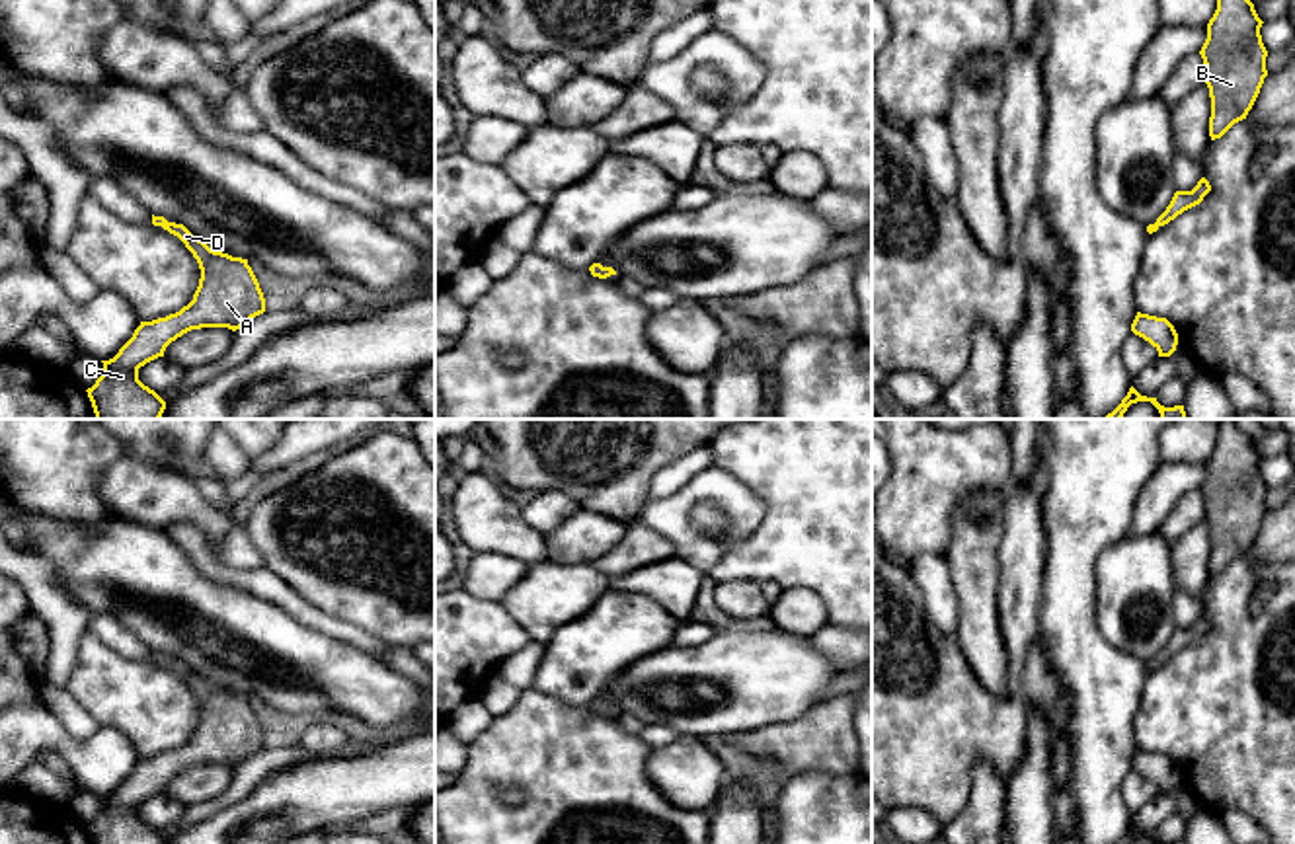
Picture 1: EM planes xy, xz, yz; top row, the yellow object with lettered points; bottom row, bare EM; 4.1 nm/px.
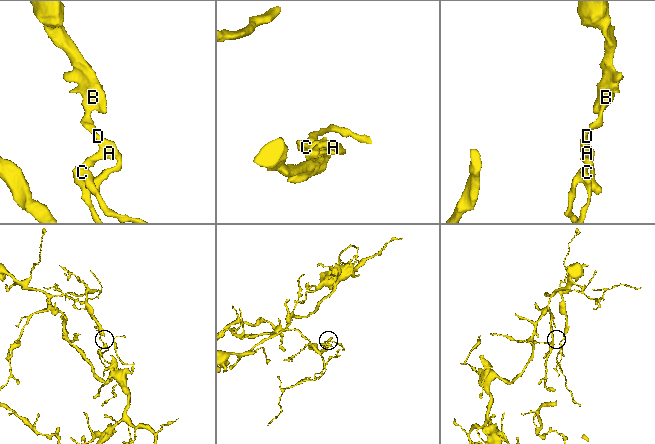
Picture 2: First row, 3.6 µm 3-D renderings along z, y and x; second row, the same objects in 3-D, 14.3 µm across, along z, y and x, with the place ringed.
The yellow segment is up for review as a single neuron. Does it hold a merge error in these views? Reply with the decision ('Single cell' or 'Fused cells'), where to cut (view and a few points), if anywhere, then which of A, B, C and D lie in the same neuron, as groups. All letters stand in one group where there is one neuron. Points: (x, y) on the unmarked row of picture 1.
Single cell. No split. Groups: A B C D

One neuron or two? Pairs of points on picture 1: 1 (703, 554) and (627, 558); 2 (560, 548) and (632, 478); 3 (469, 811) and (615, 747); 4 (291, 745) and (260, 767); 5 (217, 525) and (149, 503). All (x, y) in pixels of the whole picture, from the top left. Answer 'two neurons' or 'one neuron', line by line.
1: two neurons
2: two neurons
3: one neuron
4: one neuron
5: one neuron

